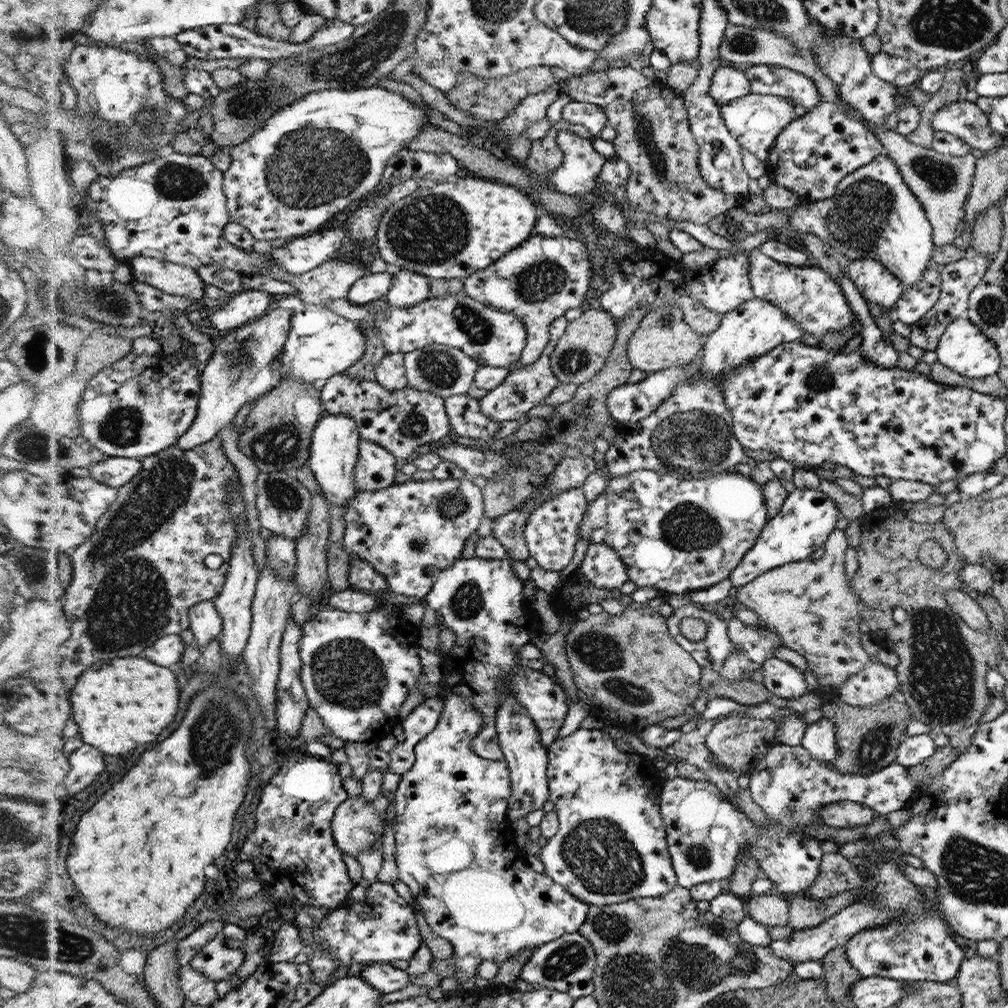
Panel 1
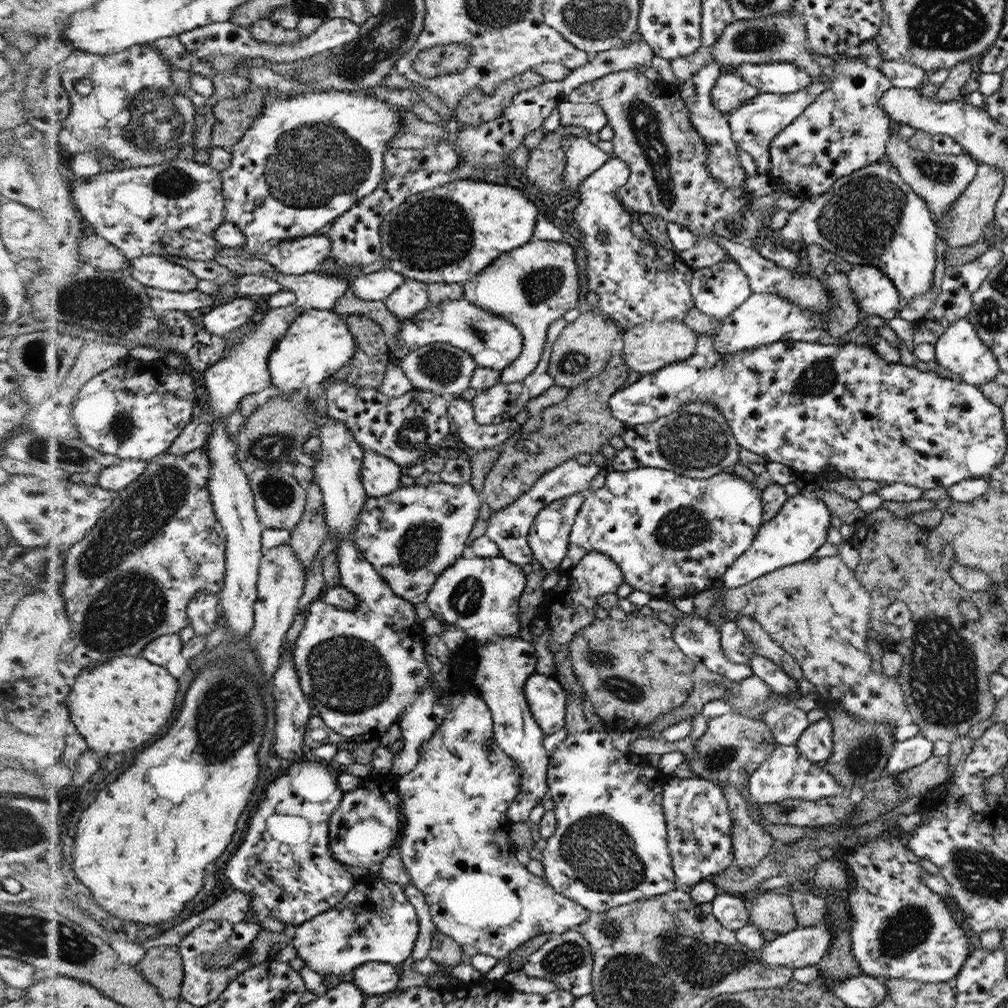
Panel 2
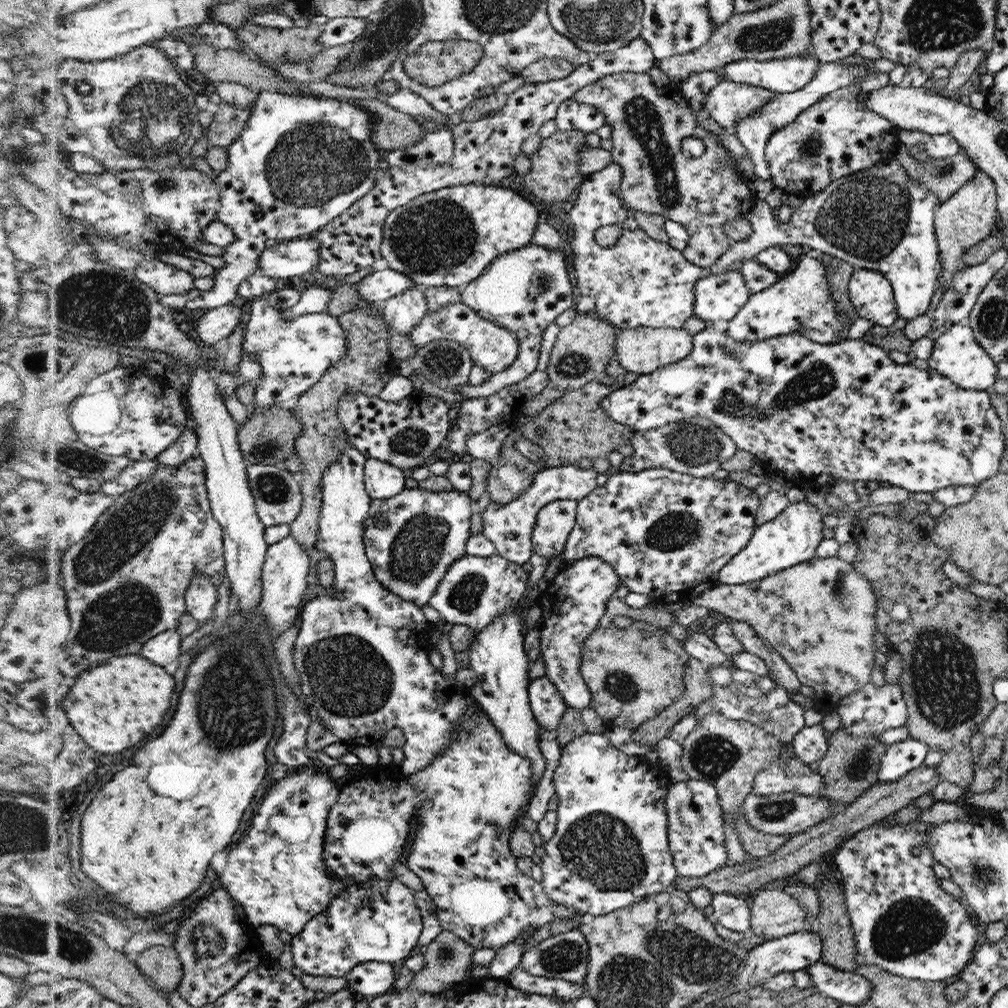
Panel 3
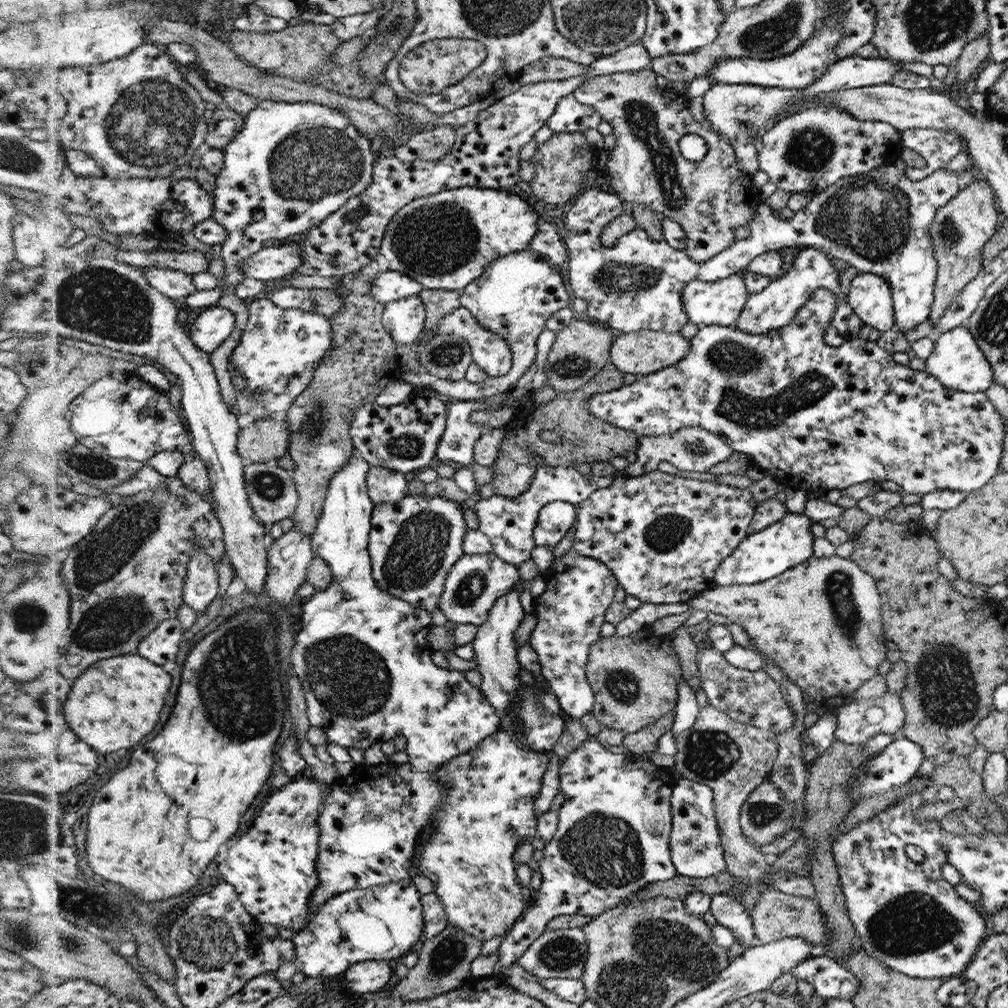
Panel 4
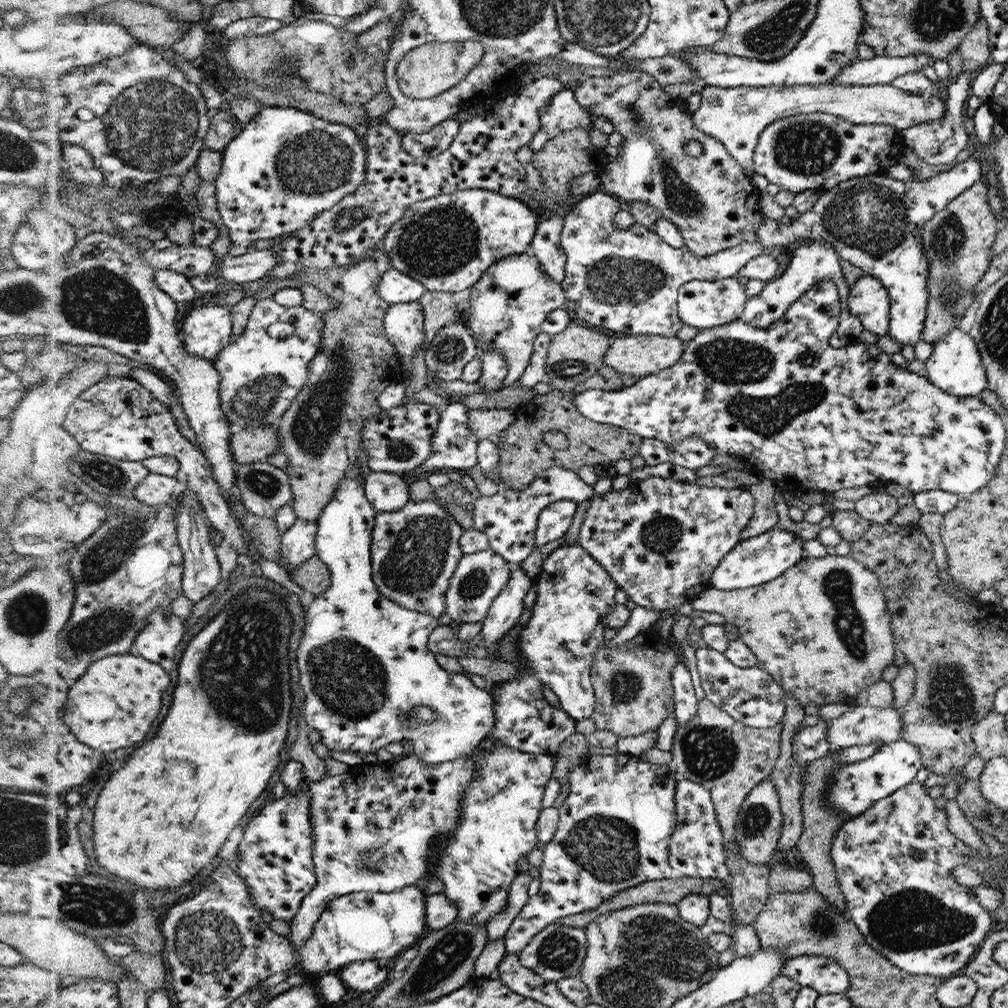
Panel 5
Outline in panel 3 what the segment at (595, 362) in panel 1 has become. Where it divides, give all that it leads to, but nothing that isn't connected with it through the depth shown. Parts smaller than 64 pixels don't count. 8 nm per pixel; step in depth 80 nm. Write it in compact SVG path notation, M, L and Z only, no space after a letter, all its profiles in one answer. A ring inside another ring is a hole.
M580 314L574 322L562 327L557 334L552 348L552 358L547 367L550 384L561 392L565 392L582 389L586 384L596 380L596 376L604 372L606 364L610 362L614 354L616 339L617 334L614 334L612 326L600 320L588 318L587 314Z

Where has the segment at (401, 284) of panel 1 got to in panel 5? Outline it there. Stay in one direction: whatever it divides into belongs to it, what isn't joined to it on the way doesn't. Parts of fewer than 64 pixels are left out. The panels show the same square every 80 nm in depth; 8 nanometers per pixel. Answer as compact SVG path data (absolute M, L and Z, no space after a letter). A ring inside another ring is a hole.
M416 300L391 304L385 314L387 337L399 352L405 372L408 372L416 349L424 342L425 321L423 307Z

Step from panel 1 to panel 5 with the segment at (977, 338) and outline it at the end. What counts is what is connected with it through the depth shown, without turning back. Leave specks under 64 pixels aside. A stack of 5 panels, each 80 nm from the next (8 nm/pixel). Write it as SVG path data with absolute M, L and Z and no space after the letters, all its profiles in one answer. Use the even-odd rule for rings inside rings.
M953 328L933 346L932 355L925 361L925 376L940 390L956 397L977 397L990 387L987 368L980 360L982 352L970 334Z

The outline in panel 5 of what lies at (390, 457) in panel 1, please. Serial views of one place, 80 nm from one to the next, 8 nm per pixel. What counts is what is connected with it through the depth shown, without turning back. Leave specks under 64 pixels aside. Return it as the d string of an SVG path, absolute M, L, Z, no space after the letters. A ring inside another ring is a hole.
M371 472L364 481L364 491L377 513L397 512L408 502L408 482L396 473Z

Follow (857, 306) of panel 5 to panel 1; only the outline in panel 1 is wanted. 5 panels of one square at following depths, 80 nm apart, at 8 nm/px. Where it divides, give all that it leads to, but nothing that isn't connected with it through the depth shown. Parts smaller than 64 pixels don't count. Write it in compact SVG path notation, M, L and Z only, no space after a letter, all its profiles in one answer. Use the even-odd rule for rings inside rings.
M852 260L846 273L867 302L875 302L888 308L895 308L906 289L903 282L879 260Z

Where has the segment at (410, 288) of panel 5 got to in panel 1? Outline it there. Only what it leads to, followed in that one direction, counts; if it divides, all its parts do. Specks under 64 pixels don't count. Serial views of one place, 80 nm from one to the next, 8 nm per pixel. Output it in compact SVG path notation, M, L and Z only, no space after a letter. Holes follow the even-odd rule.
M389 268L385 272L370 273L360 277L347 295L347 300L354 305L363 305L382 296L387 296L393 285L394 269Z

